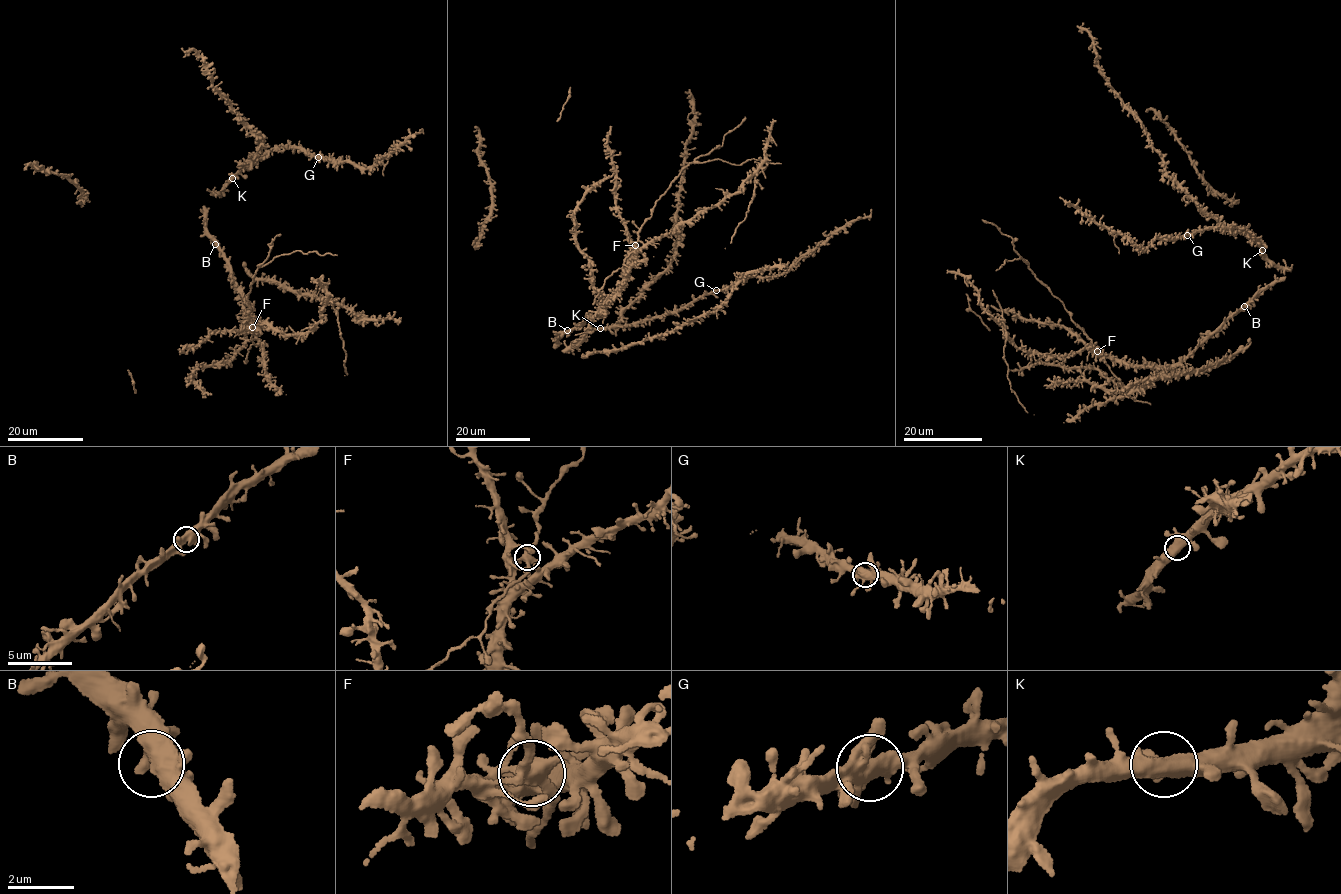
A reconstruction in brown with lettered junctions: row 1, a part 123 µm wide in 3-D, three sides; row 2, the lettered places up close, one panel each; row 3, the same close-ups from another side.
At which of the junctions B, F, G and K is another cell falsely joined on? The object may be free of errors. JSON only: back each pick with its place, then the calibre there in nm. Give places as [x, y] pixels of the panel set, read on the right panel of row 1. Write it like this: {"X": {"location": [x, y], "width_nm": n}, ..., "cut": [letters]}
{"cut": []}

